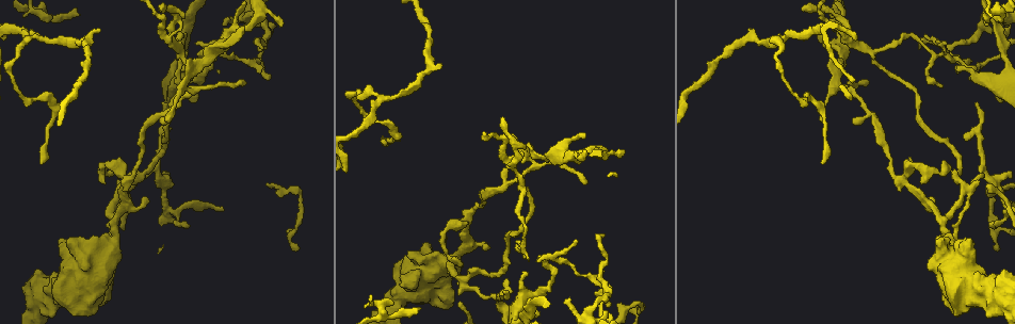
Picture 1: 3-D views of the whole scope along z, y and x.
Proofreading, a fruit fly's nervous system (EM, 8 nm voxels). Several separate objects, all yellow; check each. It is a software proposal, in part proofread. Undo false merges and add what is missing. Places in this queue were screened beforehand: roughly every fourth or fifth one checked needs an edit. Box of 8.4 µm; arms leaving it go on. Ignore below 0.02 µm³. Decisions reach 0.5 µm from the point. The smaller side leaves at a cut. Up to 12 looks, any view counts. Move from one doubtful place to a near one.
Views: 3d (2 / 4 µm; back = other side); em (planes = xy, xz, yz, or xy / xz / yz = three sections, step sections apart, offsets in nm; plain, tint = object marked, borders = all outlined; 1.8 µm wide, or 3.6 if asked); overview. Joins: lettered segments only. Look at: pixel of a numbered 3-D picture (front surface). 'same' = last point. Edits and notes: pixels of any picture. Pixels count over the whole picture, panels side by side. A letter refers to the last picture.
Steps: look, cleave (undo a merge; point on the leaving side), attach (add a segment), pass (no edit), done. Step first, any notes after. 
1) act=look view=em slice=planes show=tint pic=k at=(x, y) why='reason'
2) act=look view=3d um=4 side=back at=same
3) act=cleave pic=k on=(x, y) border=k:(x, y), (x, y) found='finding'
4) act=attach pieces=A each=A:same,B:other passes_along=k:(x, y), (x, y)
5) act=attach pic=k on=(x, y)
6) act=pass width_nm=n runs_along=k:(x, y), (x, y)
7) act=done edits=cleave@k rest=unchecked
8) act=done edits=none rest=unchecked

act=look view=em slice=yz step=8 show=tint pic=1 at=(184, 85) why='abrupt turn'

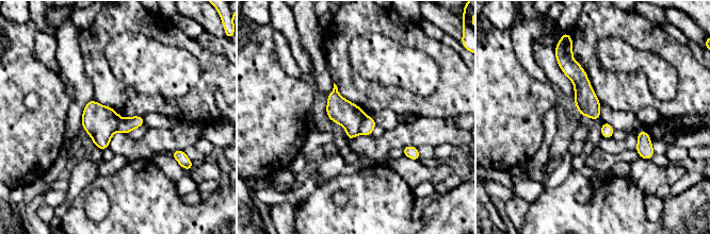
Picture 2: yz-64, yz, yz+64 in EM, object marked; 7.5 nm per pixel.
act=look view=em slice=planes show=borders at=same why='cut it another way'

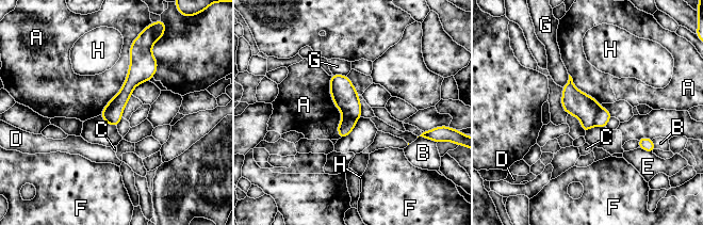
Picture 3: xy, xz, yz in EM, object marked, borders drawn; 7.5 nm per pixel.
act=cleave pic=3 on=(579, 105) width_nm=150 each=A:other,B:other,C:other,D:other,E:other,F:other,G:other,H:other part_leaving=3:(136, 51), (114, 123) found='a second neuron is stuck on'

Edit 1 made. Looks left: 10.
act=look view=overview why='see it whole again'

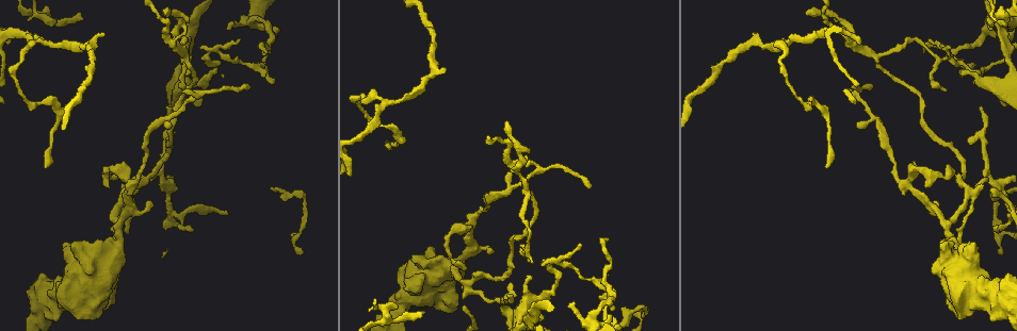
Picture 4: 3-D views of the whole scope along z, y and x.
act=look view=3d um=2 pic=4 at=(822, 107) why='sharp bend'

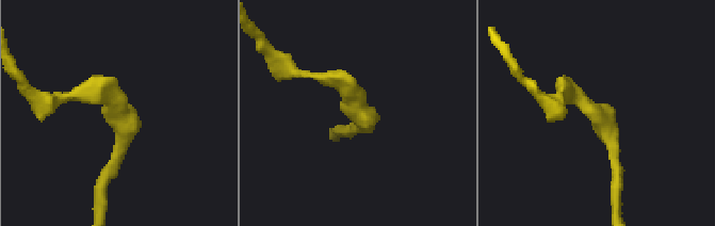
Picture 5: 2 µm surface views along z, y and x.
act=look view=em slice=planes show=tint pic=5 at=(357, 109)

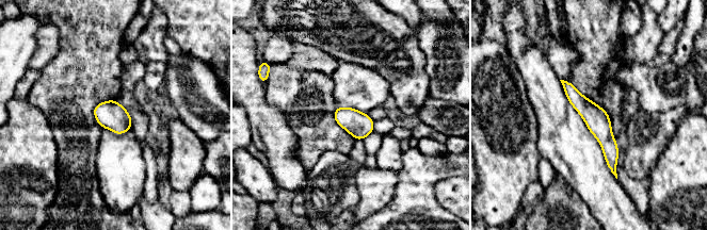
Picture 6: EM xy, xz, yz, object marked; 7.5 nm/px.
act=look view=em slice=planes show=borders at=same why='see the neighbours'

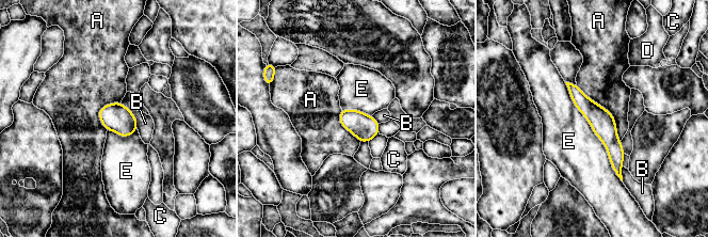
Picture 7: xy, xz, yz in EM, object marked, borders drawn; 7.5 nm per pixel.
act=pass width_nm=180 each=A:other,B:other,C:other,D:other,E:other border=7:(564, 82), (622, 181) found='one neuron here'

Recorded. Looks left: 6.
act=look view=3d um=2 pic=4 at=(124, 188) why='two arms at a narrow angle'

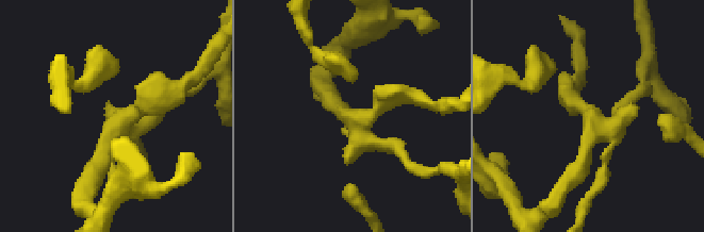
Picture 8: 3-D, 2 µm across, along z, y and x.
act=look view=em slice=planes show=tint pic=8 at=(354, 122) arms=3 why='now the EM'

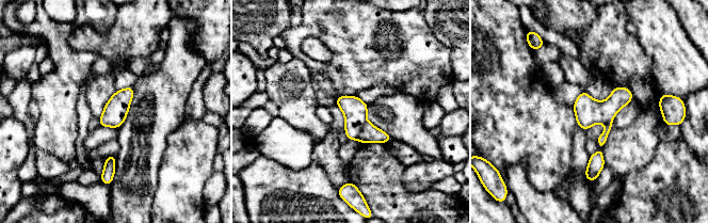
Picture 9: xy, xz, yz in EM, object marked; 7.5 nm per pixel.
act=look view=em slice=planes show=borders at=same

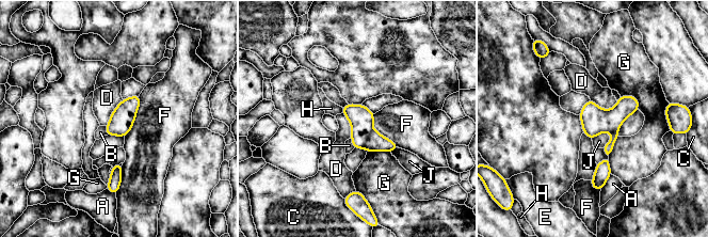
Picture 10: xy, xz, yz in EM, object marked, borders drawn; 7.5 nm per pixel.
act=cleave pic=10 on=(375, 142) each=A:other,B:other,C:other,D:other,E:other,F:other,G:other,H:other,J:other border=10:(372, 129), (366, 141), (365, 148) found='two neurons meet here'

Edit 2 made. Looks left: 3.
act=look view=3d um=4 pic=4 at=(923, 50) why='tapers out'

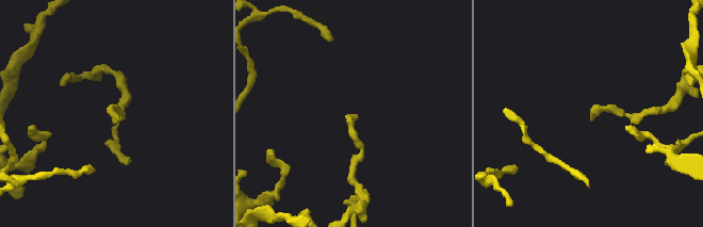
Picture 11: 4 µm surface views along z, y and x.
act=look view=em slice=xy step=8 show=tint pic=11 at=(116, 119) why='shape alone is not enough'

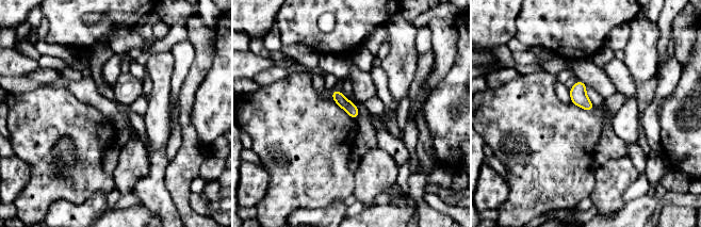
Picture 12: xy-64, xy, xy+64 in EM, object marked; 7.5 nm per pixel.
act=look view=em slice=planes show=borders at=same

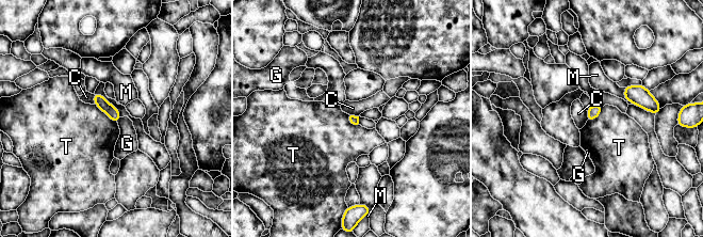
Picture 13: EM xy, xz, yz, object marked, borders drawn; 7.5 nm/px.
act=pass each=C:other,G:other,M:other,T:other border=13:(95, 105), (117, 124) found='no lettered segment goes on from it'

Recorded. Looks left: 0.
act=done edits=cleave@3,cleave@10 rest=unchecked

